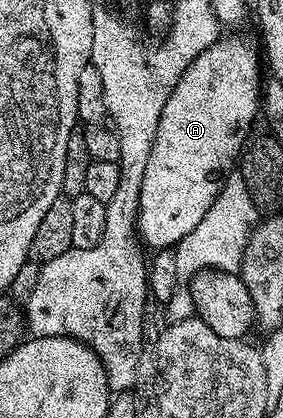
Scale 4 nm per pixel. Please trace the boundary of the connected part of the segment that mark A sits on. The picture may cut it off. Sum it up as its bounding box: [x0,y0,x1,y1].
[136,33,261,248]

